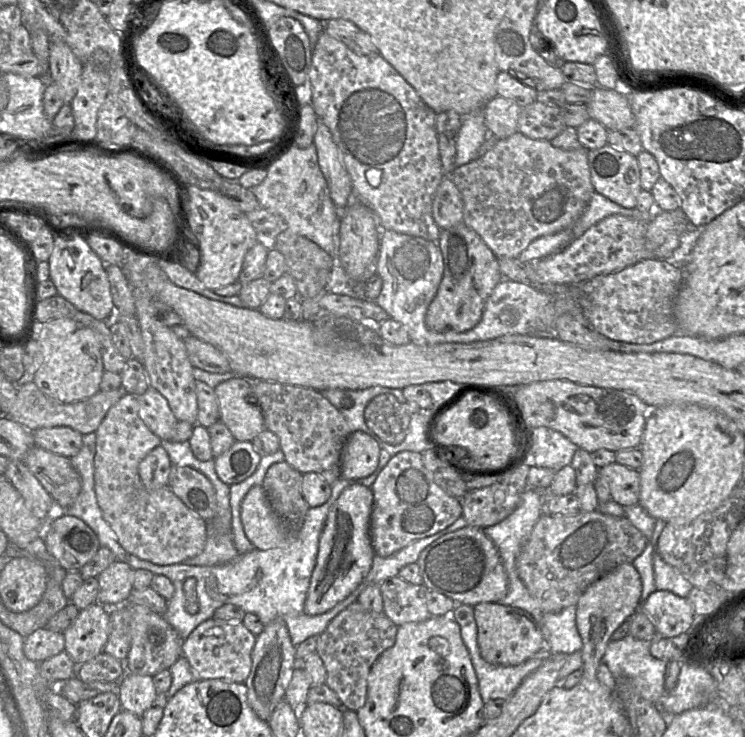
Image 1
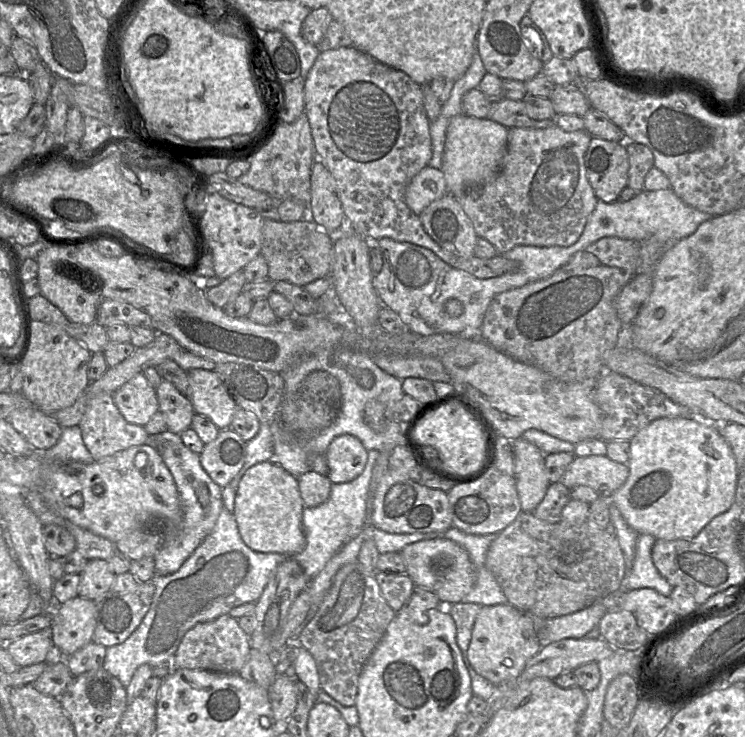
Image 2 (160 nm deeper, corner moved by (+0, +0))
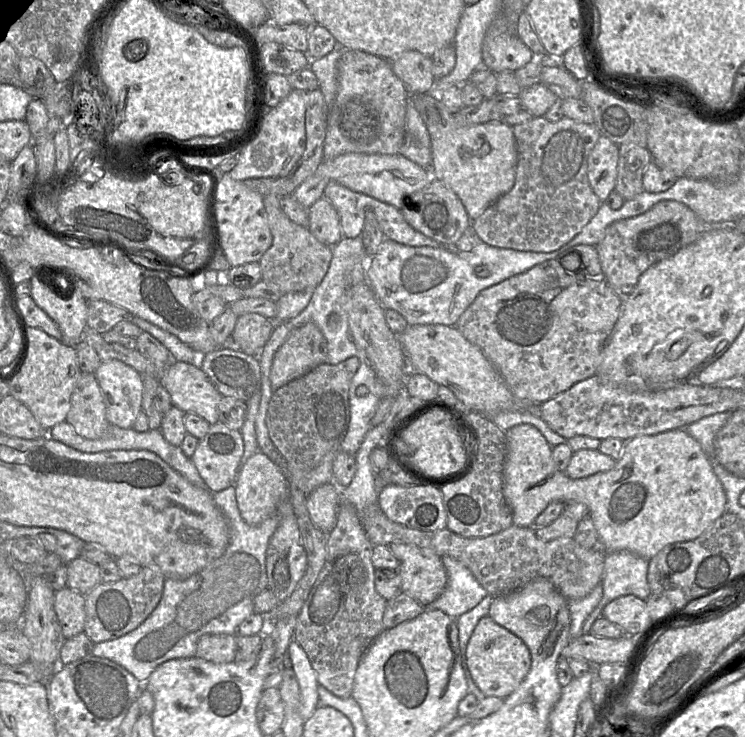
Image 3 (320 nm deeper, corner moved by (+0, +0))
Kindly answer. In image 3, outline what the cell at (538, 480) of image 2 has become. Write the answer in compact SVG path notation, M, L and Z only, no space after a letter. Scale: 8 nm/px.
M518 424L505 434L507 457L503 470L503 492L512 510L514 525L534 527L537 516L554 501L582 502L589 509L605 552L627 550L650 560L670 544L696 539L727 511L726 493L710 457L684 428L636 436L626 441L613 469L580 479L572 479L557 468L552 446L535 426Z

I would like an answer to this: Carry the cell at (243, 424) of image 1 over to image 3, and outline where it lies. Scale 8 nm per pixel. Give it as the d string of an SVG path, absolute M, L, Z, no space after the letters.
M172 361L164 369L160 383L169 392L172 404L185 413L194 413L210 425L219 421L218 404L222 395L201 367Z

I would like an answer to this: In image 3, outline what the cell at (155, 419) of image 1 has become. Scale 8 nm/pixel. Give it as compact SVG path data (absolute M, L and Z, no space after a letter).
M119 360L102 361L95 371L110 424L133 427L142 410L143 376Z

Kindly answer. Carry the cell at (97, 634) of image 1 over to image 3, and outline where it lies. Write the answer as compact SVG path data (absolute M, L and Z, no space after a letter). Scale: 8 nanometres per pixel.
M65 587L54 593L54 609L65 639L84 632L85 599L81 593Z

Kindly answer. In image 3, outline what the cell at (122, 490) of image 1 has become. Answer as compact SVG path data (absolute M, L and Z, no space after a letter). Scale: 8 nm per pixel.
M81 373L71 397L66 422L86 439L99 439L107 433L111 424L106 417L104 400L95 374Z

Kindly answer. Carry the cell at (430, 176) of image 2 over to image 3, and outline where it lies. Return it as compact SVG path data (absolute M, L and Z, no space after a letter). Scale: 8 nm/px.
M346 153L333 159L323 160L312 176L301 183L292 196L306 209L321 197L330 181L388 203L398 210L405 197L427 186L433 179L430 169L425 169L401 154Z

